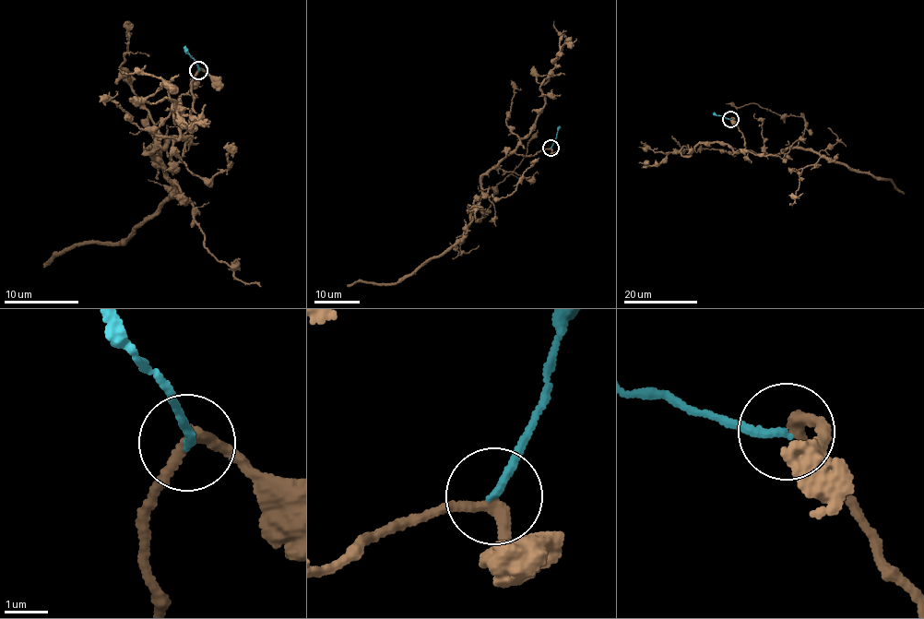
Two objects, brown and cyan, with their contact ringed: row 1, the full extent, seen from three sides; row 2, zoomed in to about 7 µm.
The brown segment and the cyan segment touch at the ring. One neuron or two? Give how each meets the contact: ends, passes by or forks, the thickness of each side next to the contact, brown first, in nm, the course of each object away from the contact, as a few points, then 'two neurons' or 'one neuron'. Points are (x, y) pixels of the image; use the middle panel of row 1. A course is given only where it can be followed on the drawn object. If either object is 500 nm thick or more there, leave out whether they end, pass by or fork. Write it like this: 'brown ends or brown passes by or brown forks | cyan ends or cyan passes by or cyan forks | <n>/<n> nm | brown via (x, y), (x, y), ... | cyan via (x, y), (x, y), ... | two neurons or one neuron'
brown passes by | cyan ends | 240/180 nm | brown via (550, 148), (530, 156), (507, 154), (483, 174), (480, 198), (471, 221), (455, 245), (396, 282), (347, 286) | cyan via (550, 148), (561, 125) | one neuron

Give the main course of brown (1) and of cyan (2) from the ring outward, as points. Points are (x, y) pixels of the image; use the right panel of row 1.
1: (731, 118), (743, 135), (747, 150), (774, 155), (792, 148), (811, 148), (847, 168), (894, 182), (904, 193)
2: (731, 118), (712, 113)

